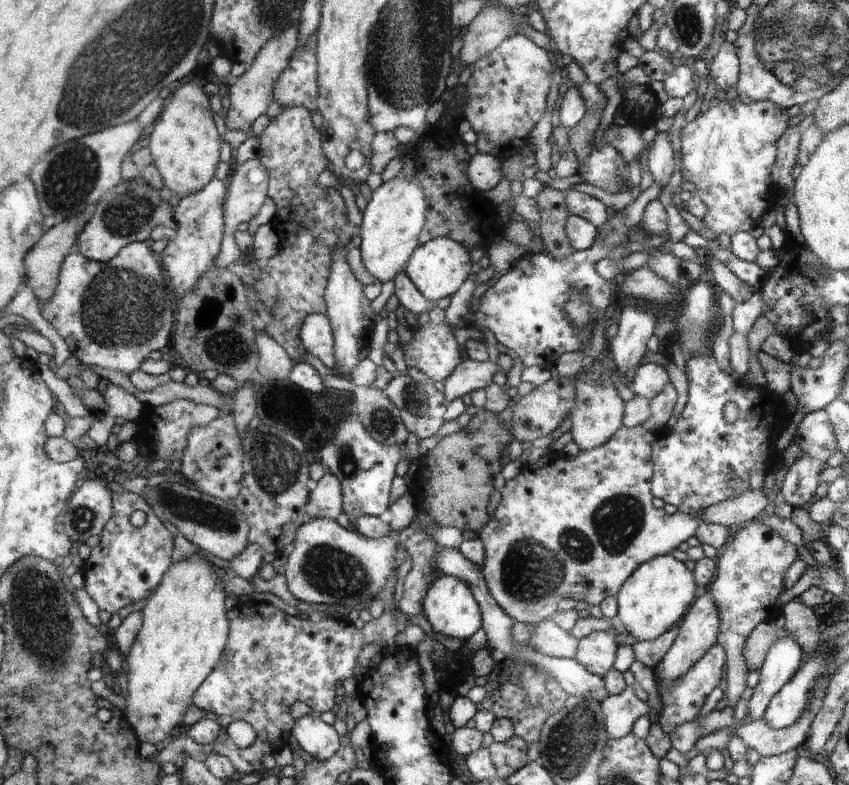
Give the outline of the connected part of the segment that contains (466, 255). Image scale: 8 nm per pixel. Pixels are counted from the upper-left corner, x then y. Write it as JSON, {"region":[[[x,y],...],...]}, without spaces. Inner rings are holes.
{"region":[[[437,238],[431,240],[431,244],[419,246],[415,256],[411,258],[411,264],[407,264],[405,272],[411,278],[411,282],[417,286],[417,290],[425,296],[425,300],[437,302],[447,296],[453,298],[463,288],[463,284],[471,280],[471,266],[473,266],[471,252],[465,246],[461,246],[451,238]]]}

